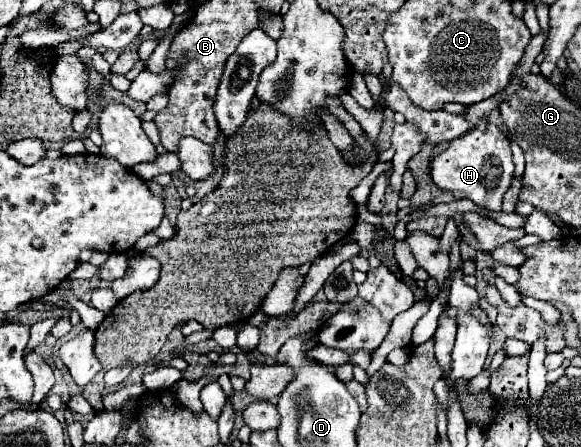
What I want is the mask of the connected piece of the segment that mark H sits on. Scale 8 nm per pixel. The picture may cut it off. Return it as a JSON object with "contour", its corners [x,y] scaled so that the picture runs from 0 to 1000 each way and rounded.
{"contour":[[[847,275],[840,280],[840,293],[806,293],[792,311],[781,311],[775,329],[744,360],[740,396],[750,418],[775,427],[781,445],[809,445],[833,472],[861,477],[867,432],[885,396],[885,360],[874,311]]]}

